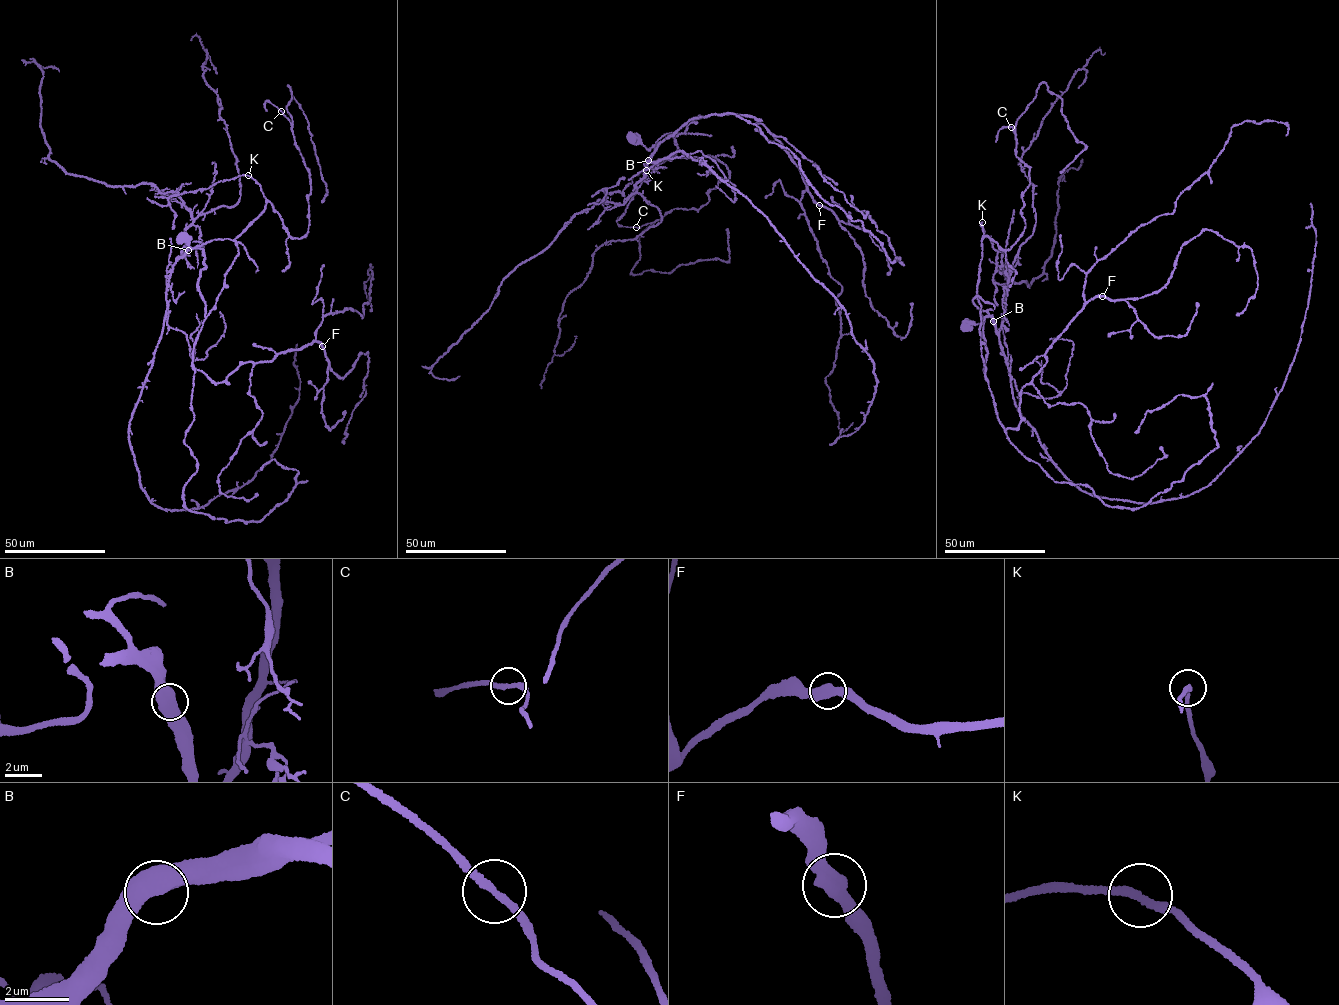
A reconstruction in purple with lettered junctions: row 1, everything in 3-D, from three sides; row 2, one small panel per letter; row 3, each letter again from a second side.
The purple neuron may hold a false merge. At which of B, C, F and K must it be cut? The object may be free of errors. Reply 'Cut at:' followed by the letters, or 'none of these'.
Cut at: none of these

